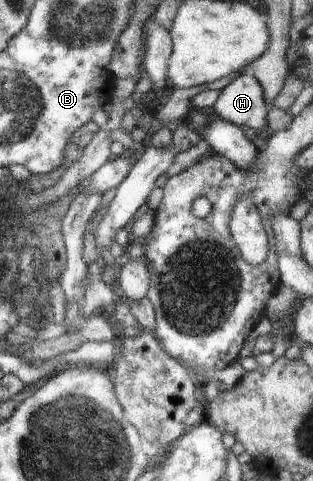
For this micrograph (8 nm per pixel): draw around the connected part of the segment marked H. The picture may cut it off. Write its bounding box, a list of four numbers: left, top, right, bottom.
[213,71,268,133]

